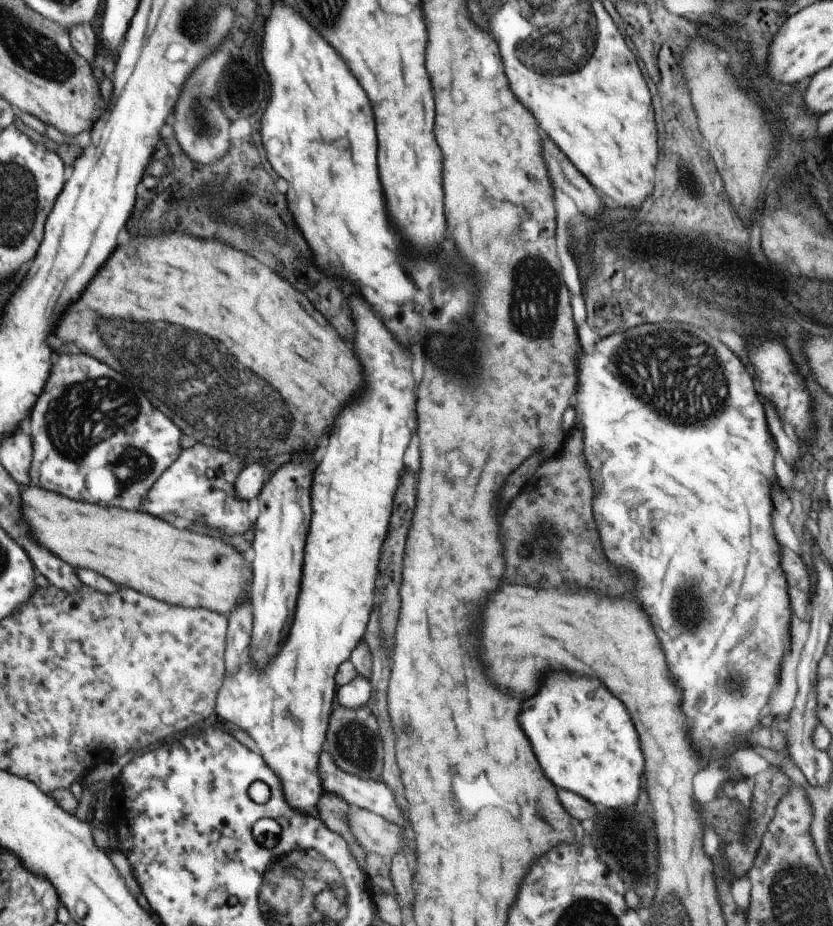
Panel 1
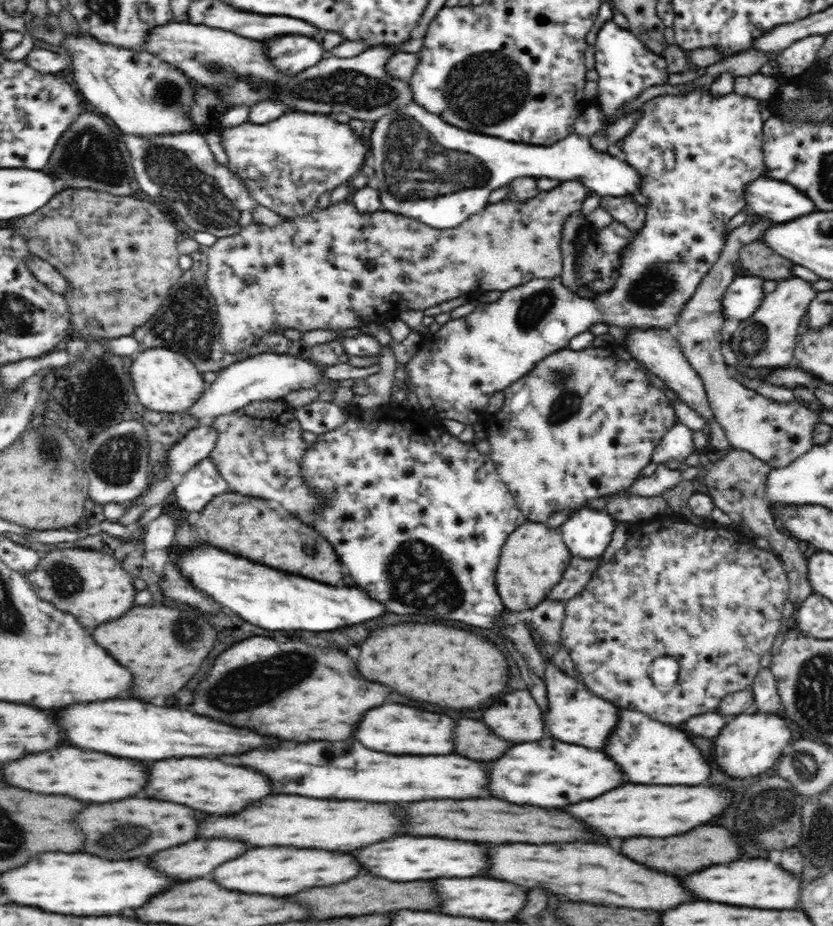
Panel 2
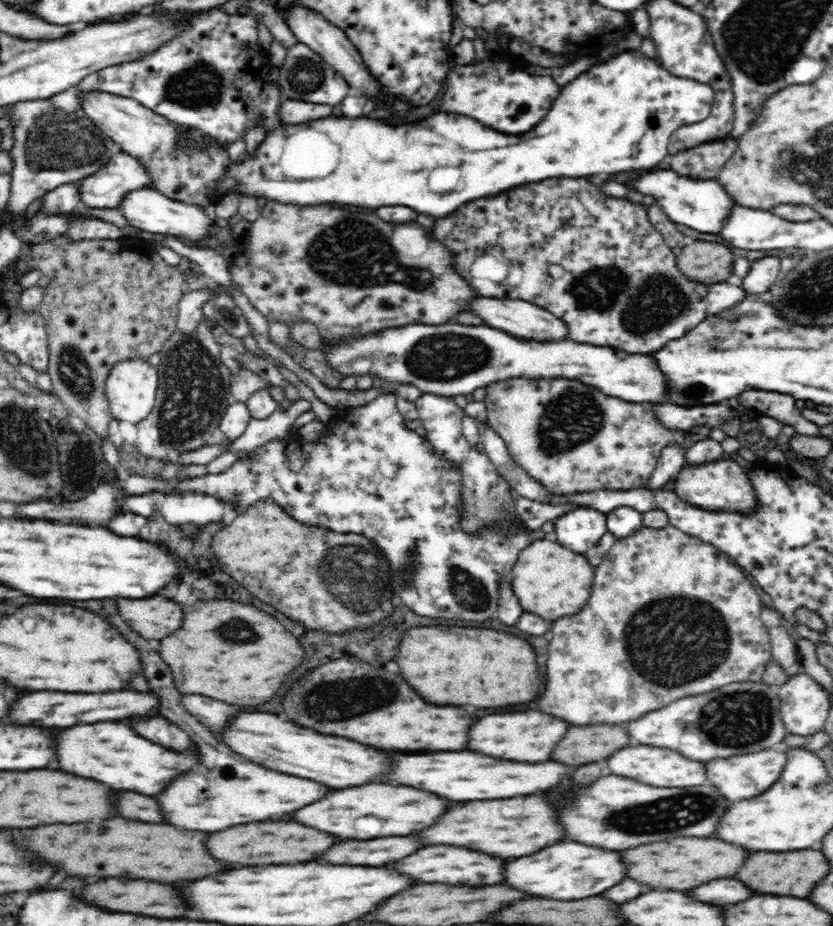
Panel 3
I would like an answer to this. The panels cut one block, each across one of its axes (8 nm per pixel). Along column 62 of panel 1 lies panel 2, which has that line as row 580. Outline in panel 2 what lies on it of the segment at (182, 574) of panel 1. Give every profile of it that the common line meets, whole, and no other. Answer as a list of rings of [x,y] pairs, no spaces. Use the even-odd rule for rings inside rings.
[[[542,522],[522,523],[503,543],[495,571],[495,588],[502,596],[504,607],[514,612],[536,608],[562,580],[571,557],[560,532],[550,530]]]

